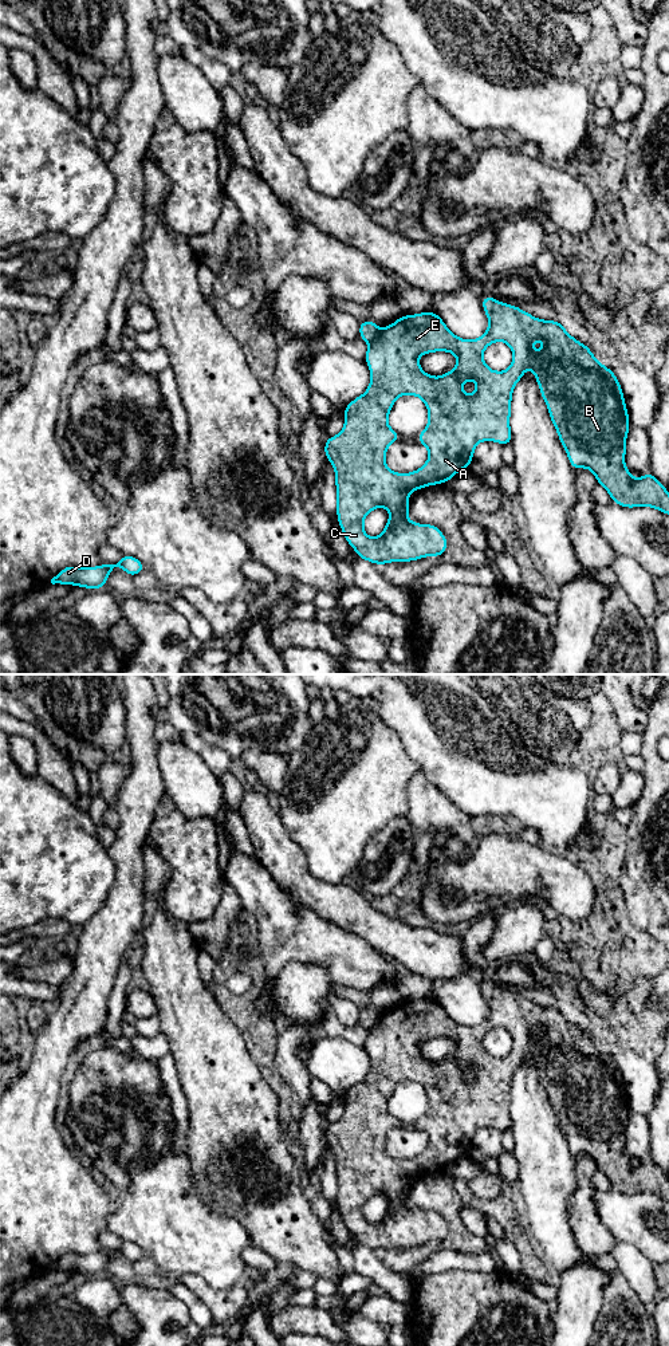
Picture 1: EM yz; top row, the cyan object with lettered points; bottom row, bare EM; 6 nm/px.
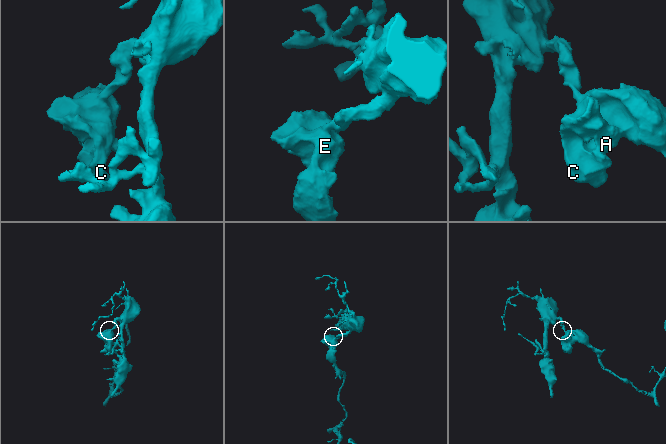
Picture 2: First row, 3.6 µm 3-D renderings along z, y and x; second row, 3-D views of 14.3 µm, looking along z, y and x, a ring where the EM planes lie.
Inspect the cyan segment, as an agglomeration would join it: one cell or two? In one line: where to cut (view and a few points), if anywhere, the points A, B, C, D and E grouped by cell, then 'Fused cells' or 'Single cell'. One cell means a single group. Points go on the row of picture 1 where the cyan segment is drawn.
Split along yz (381, 329), (368, 342). Groups: A B C E / D. Fused cells

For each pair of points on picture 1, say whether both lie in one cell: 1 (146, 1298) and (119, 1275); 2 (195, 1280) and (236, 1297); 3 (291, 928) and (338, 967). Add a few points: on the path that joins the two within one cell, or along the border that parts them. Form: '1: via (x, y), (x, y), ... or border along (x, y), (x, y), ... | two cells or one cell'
1: border along (122, 1286), (140, 1285), (161, 1289) | two cells
2: via (205, 1291), (217, 1302), (225, 1303) | one cell
3: via (303, 936), (310, 939), (326, 955) | one cell

